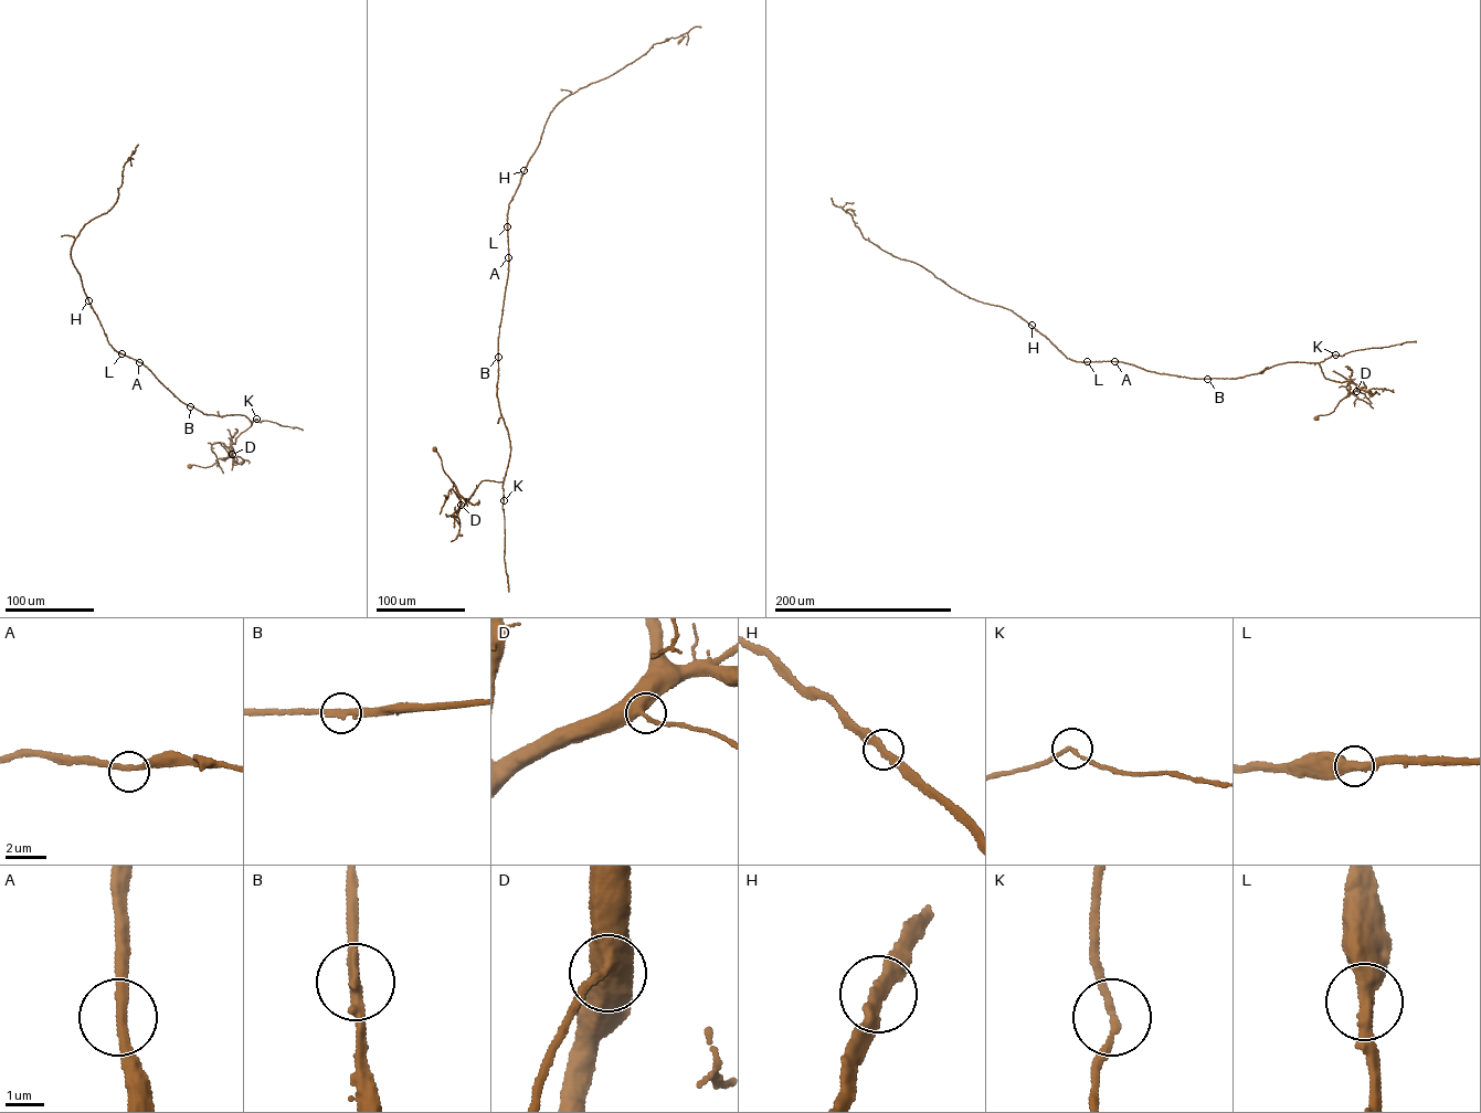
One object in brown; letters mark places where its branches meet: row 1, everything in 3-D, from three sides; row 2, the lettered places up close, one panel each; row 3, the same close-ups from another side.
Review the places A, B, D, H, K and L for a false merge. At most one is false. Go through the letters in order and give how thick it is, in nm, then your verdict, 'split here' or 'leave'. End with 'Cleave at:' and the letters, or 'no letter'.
A: calibre 240 nm; leave
B: calibre 320 nm; leave
D: calibre 480 nm; leave
H: calibre 280 nm; leave
K: calibre 170 nm; leave
L: calibre 420 nm; leave
Cleave at: no letter

